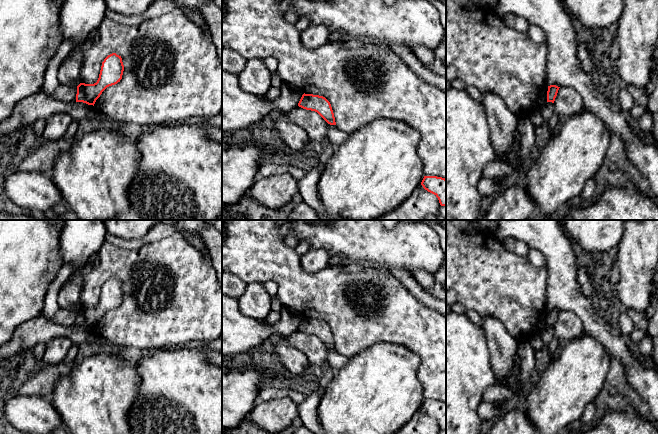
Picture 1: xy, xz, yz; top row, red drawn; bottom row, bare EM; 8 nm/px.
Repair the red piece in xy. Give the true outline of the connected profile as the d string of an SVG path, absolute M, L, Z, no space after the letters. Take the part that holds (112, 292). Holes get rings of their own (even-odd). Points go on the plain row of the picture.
M116 277L108 279L102 286L99 302L94 308L80 307L77 310L76 326L95 328L102 316L122 303L124 289L121 280Z

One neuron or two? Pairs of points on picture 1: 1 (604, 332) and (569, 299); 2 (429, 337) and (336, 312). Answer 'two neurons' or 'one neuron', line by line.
1: one neuron
2: one neuron

